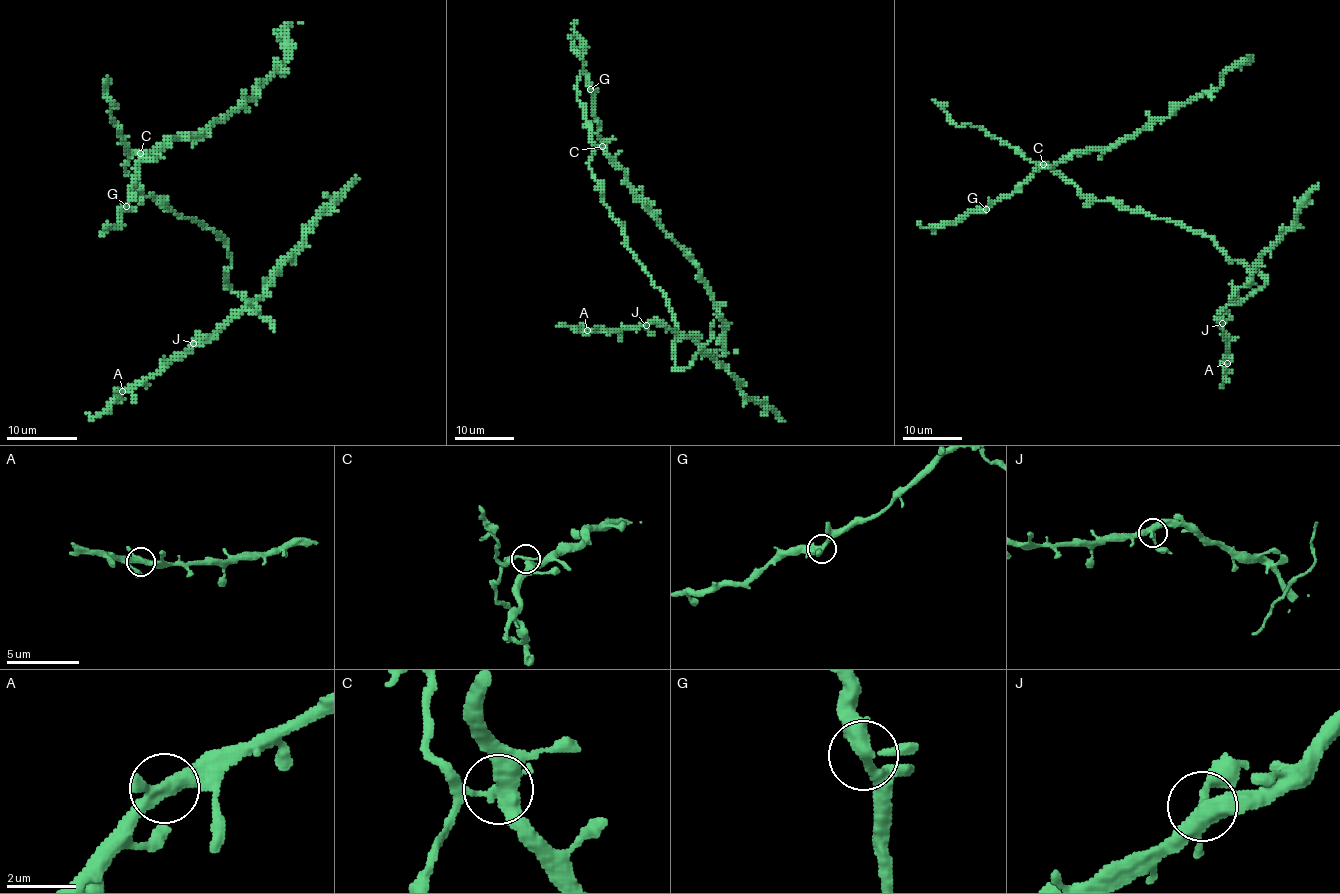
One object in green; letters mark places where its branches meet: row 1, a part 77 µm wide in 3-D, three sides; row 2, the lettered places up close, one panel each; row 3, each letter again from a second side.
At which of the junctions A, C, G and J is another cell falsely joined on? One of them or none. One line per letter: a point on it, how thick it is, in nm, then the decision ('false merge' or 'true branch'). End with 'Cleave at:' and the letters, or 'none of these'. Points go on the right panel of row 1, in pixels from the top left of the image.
A: place (1227, 363); calibre 340 nm; true branch
C: place (1043, 164); calibre 360 nm; false merge
G: place (986, 209); calibre 320 nm; true branch
J: place (1222, 323); calibre 360 nm; true branch
Cleave at: C

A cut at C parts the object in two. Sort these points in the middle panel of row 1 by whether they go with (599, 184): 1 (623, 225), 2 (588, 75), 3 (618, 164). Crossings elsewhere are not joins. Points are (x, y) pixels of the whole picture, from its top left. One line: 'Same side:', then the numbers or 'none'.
Same side: 1

